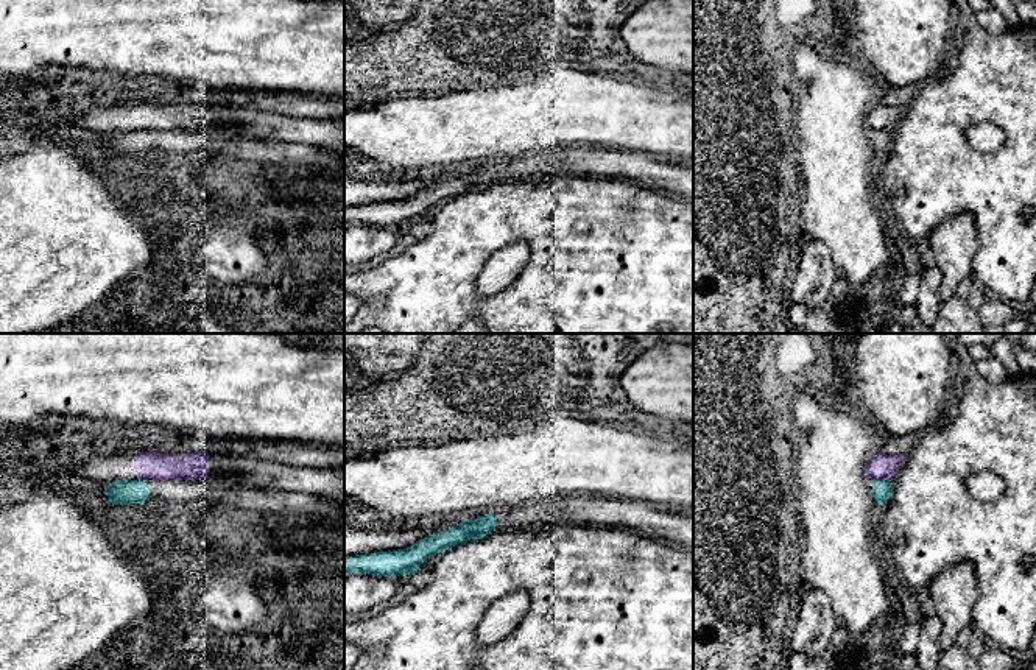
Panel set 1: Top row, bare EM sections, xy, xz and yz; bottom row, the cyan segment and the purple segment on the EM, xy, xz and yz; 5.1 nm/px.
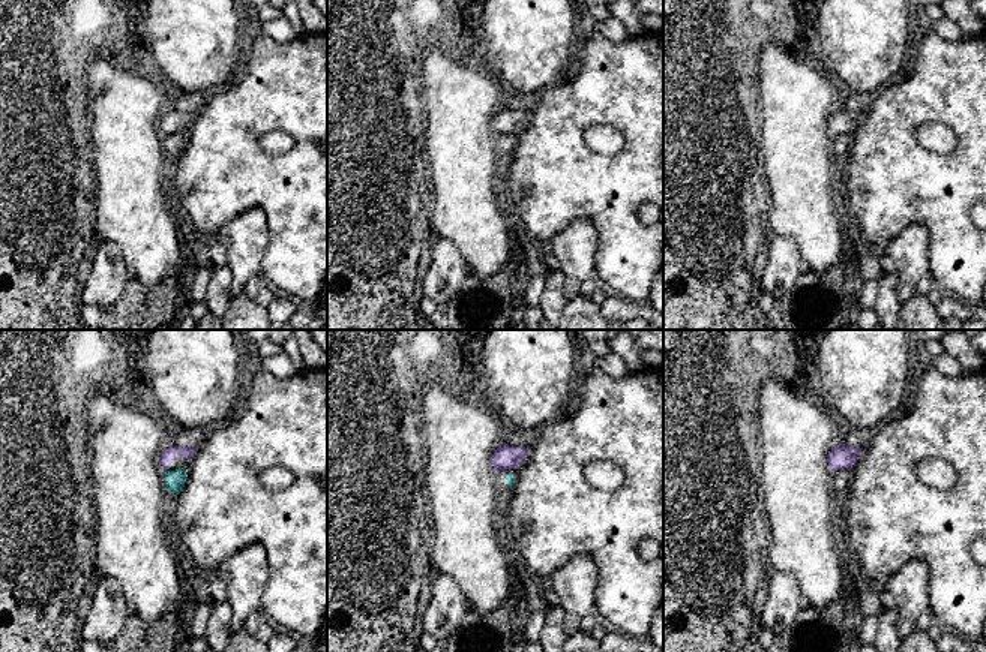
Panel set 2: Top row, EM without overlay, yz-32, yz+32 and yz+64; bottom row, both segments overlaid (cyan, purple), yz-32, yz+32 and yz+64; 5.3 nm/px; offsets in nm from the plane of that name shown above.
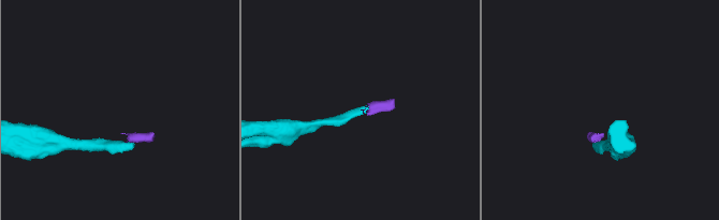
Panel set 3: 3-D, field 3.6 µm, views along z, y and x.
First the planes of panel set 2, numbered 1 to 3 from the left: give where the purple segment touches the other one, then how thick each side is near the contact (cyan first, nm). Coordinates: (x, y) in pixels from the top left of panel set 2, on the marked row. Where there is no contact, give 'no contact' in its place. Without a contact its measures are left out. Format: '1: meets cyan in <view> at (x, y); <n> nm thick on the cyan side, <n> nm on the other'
1: no contact
2: no contact
3: no contact

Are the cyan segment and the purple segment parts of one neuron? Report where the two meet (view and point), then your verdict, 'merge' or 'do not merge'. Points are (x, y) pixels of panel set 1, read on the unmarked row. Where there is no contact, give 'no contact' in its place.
yz (880, 131) | do not merge

